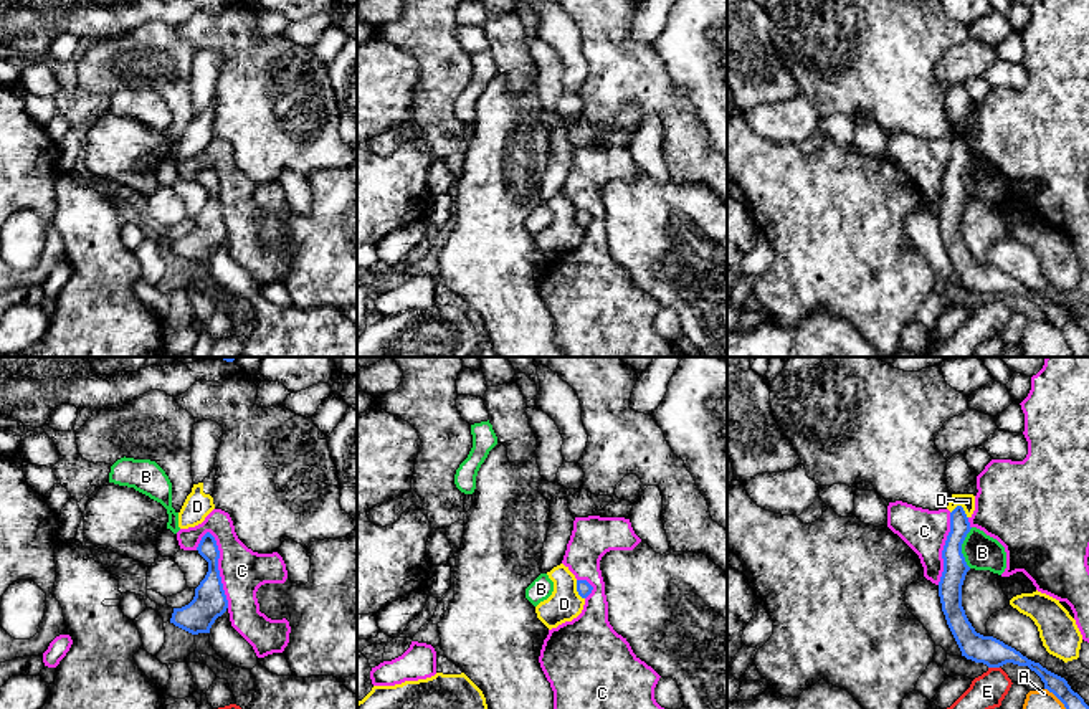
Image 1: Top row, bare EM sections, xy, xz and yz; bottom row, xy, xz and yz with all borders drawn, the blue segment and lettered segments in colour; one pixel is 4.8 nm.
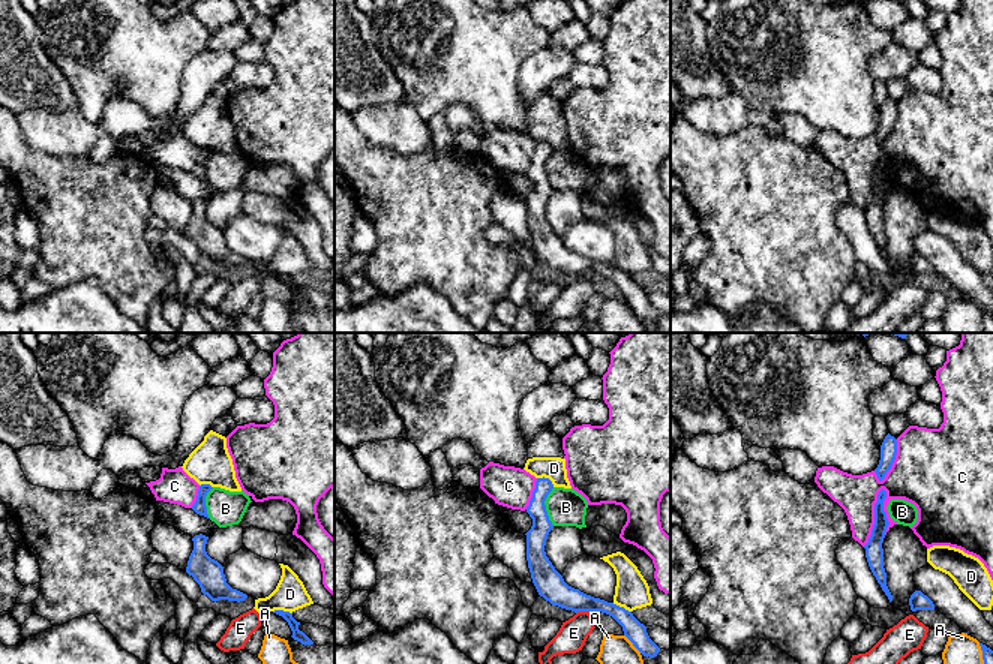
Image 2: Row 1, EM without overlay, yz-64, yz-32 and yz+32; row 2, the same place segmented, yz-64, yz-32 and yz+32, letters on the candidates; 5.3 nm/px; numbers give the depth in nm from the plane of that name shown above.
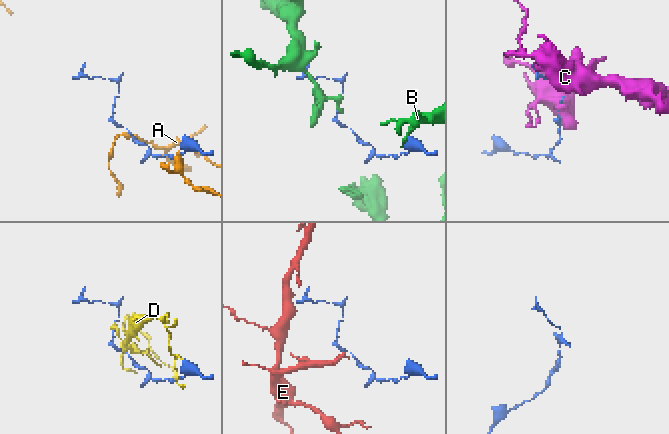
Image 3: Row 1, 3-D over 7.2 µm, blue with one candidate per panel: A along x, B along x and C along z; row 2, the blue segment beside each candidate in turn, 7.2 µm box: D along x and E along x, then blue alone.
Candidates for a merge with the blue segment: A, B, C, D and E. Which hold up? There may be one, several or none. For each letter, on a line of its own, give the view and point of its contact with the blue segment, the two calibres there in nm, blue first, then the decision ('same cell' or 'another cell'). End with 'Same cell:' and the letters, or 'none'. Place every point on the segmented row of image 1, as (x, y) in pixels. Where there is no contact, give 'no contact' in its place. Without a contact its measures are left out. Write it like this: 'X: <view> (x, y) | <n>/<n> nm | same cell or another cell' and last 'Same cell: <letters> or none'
A: yz (1056, 696) | 90/100 nm | another cell
B: yz (960, 547) | 120/180 nm | another cell
C: xy (217, 569) | 160/220 nm | another cell
D: yz (962, 508) | 100/80 nm | another cell
E: yz (993, 666) | 140/170 nm | another cell
Same cell: none

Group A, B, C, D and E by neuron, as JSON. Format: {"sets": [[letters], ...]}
{"sets": [["A"], ["B"], ["C"], ["D", "E"]]}

